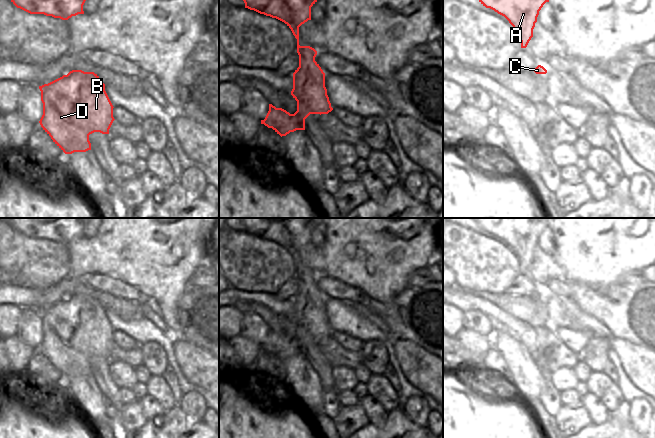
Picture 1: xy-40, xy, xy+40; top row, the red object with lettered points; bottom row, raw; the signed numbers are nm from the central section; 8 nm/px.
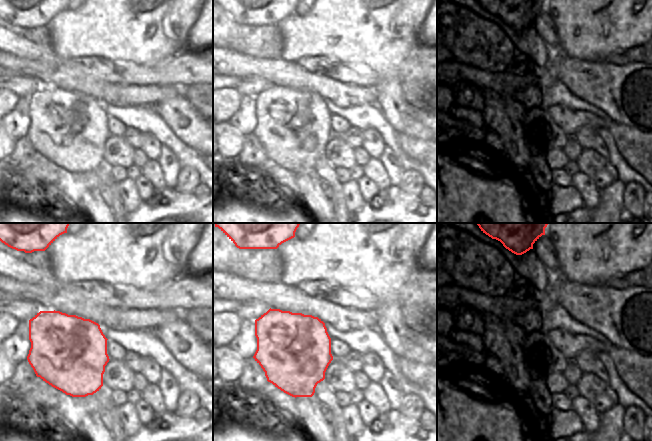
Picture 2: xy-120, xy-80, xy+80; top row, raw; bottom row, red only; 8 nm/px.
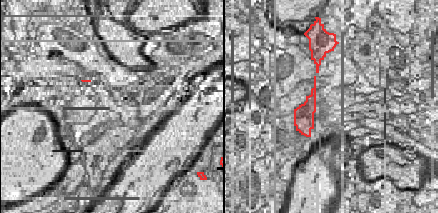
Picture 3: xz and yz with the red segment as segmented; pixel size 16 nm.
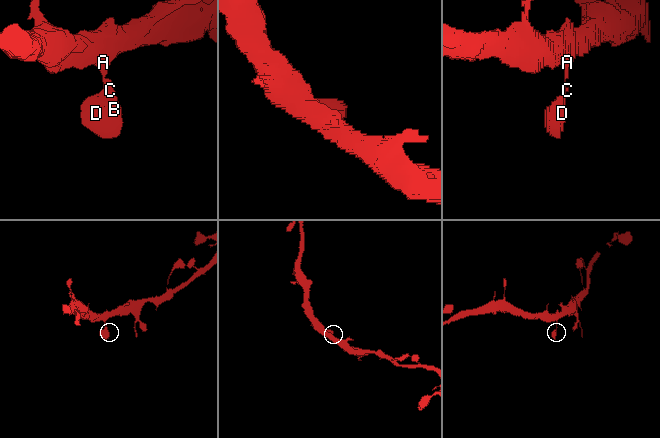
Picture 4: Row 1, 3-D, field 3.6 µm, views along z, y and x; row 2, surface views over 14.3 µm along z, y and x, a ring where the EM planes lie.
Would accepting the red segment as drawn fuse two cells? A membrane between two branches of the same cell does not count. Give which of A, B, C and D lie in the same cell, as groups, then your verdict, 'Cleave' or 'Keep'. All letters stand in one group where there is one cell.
Groups: A B C D. Keep.

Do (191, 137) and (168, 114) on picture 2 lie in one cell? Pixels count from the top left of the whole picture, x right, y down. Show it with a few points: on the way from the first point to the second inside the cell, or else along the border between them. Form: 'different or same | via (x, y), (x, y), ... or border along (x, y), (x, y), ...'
same | via (184, 130), (179, 129), (175, 121)

